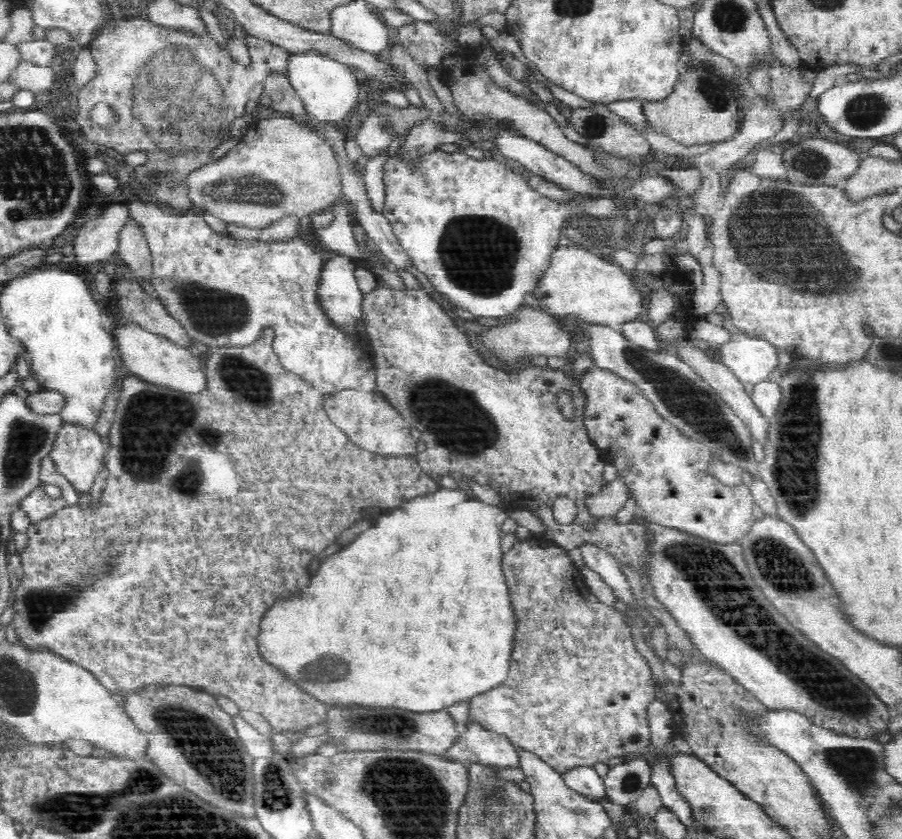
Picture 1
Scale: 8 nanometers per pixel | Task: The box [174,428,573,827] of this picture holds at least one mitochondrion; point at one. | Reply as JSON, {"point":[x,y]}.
{"point":[323,670]}

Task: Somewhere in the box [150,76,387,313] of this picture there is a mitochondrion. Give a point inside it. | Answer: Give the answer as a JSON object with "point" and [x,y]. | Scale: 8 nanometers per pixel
{"point":[242,193]}

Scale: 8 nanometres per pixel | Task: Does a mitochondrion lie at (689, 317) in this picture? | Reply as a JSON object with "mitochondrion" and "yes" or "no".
{"mitochondrion":"no"}

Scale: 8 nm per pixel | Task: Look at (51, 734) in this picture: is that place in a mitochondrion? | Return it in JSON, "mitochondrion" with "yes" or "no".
{"mitochondrion":"no"}

